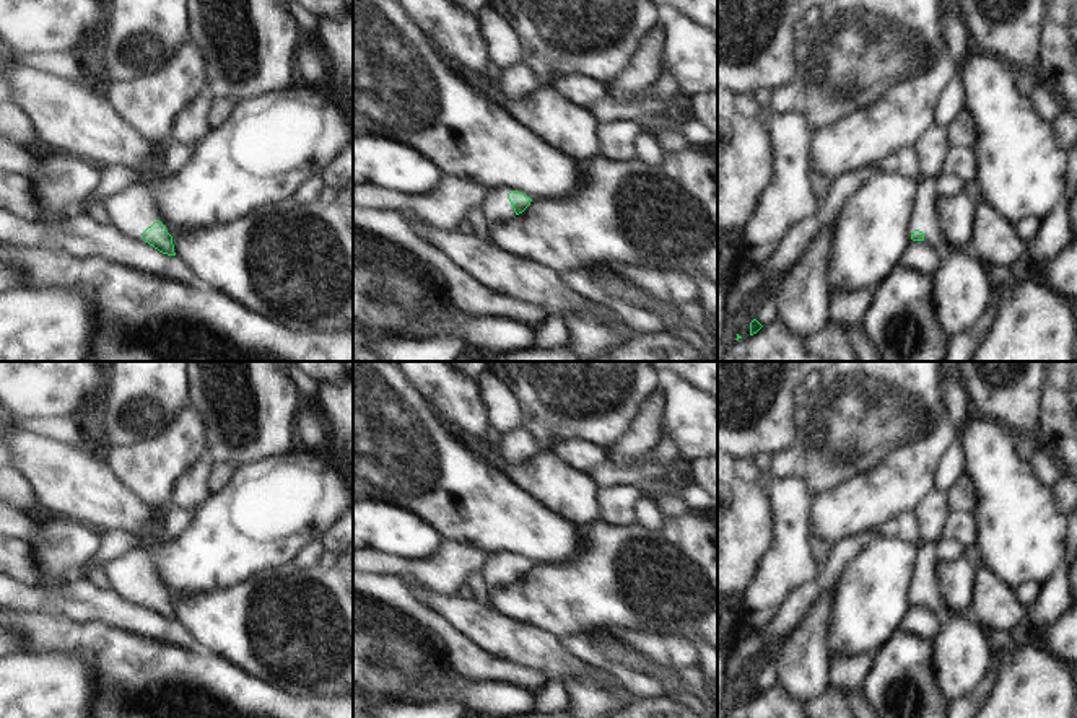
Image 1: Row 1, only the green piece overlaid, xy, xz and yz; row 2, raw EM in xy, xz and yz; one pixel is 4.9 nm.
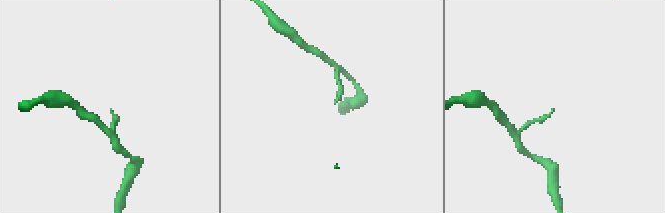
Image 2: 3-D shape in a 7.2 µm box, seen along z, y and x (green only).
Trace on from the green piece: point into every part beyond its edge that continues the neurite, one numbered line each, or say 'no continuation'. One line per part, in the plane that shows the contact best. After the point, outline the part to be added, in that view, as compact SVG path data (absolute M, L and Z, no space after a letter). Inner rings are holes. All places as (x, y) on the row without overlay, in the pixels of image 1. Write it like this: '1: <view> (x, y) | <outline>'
1: xz (497, 573) | M486 554L480 575L486 589L508 588L516 581L516 576L508 563L506 555Z

